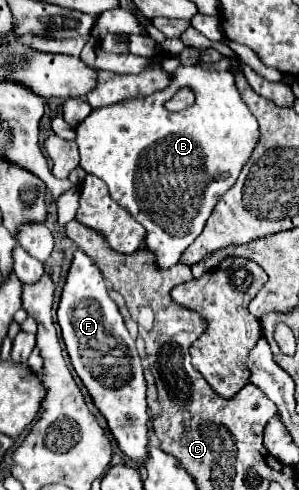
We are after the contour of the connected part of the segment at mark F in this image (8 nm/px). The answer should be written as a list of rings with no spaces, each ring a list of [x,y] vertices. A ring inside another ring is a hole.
[[[75,251],[75,259],[71,263],[61,293],[57,317],[71,363],[79,379],[87,387],[91,401],[107,419],[107,425],[119,449],[135,463],[145,463],[151,421],[145,401],[145,363],[137,353],[135,339],[129,335],[117,305],[107,293],[107,285],[101,271],[83,251]]]

